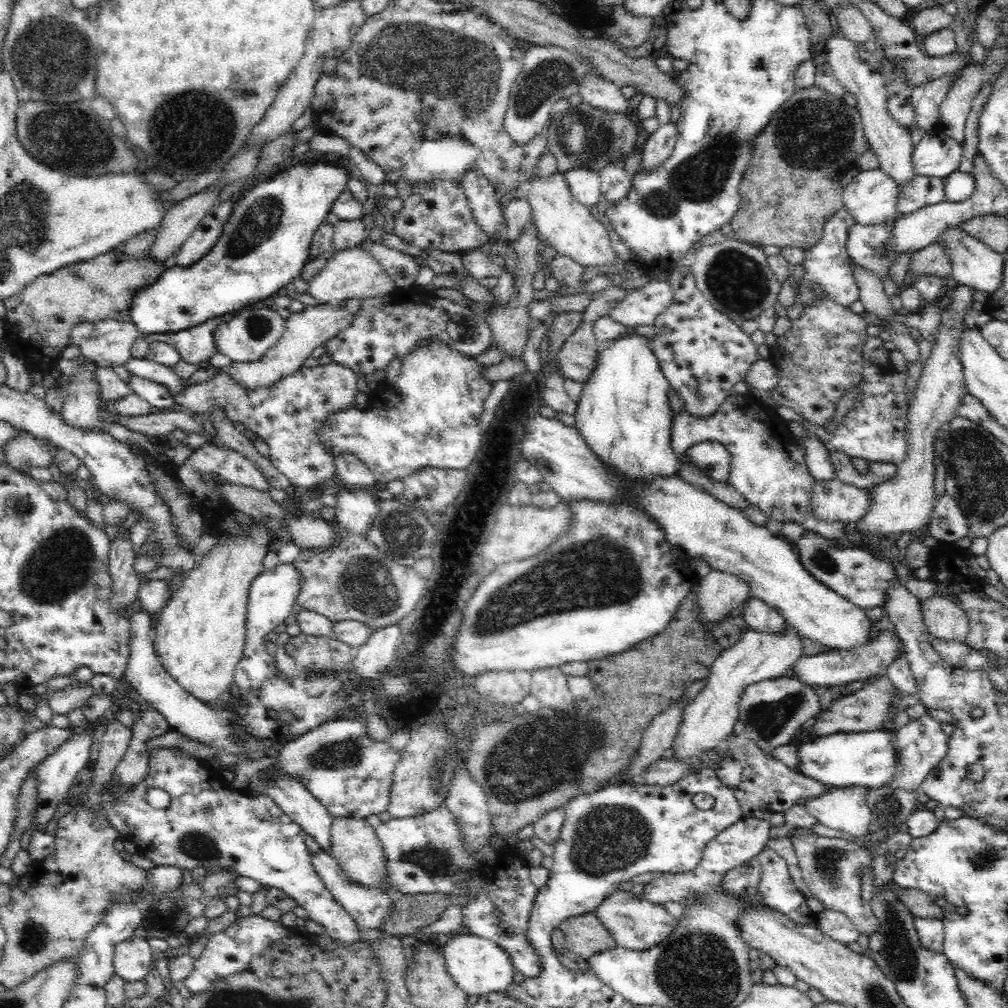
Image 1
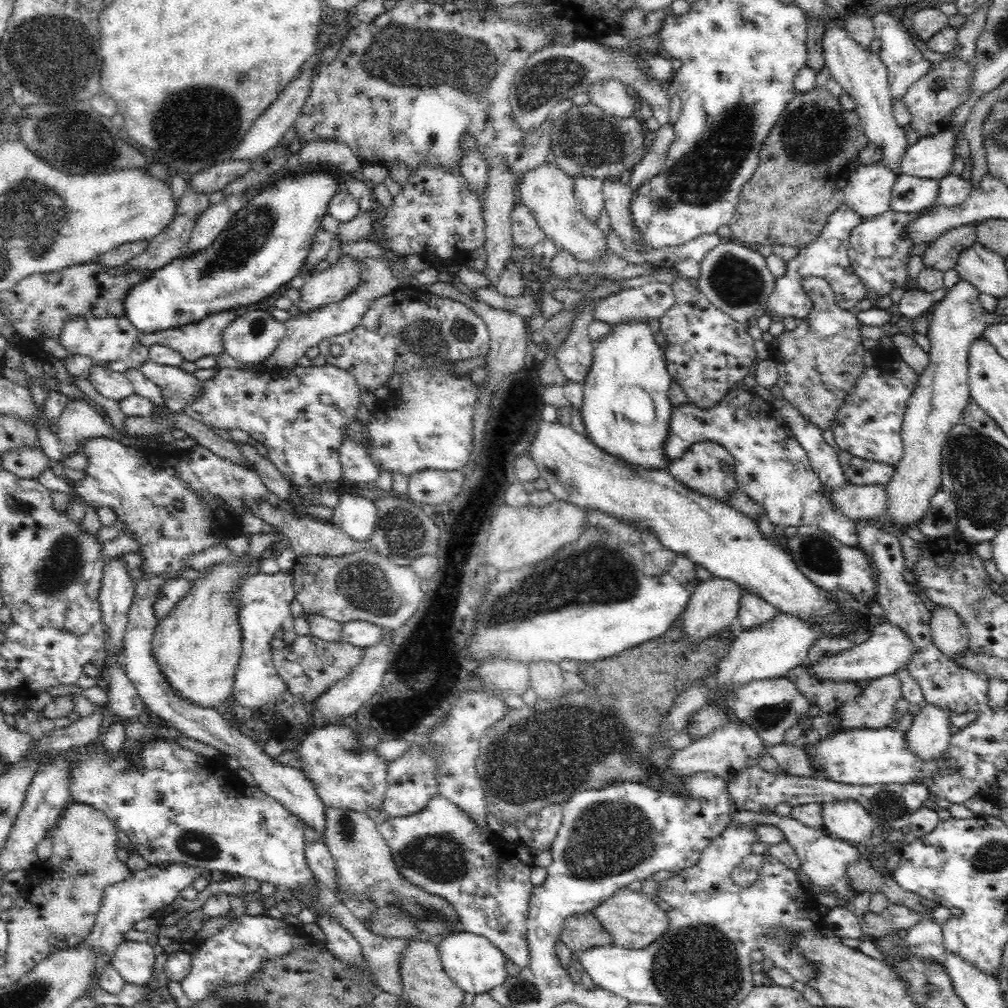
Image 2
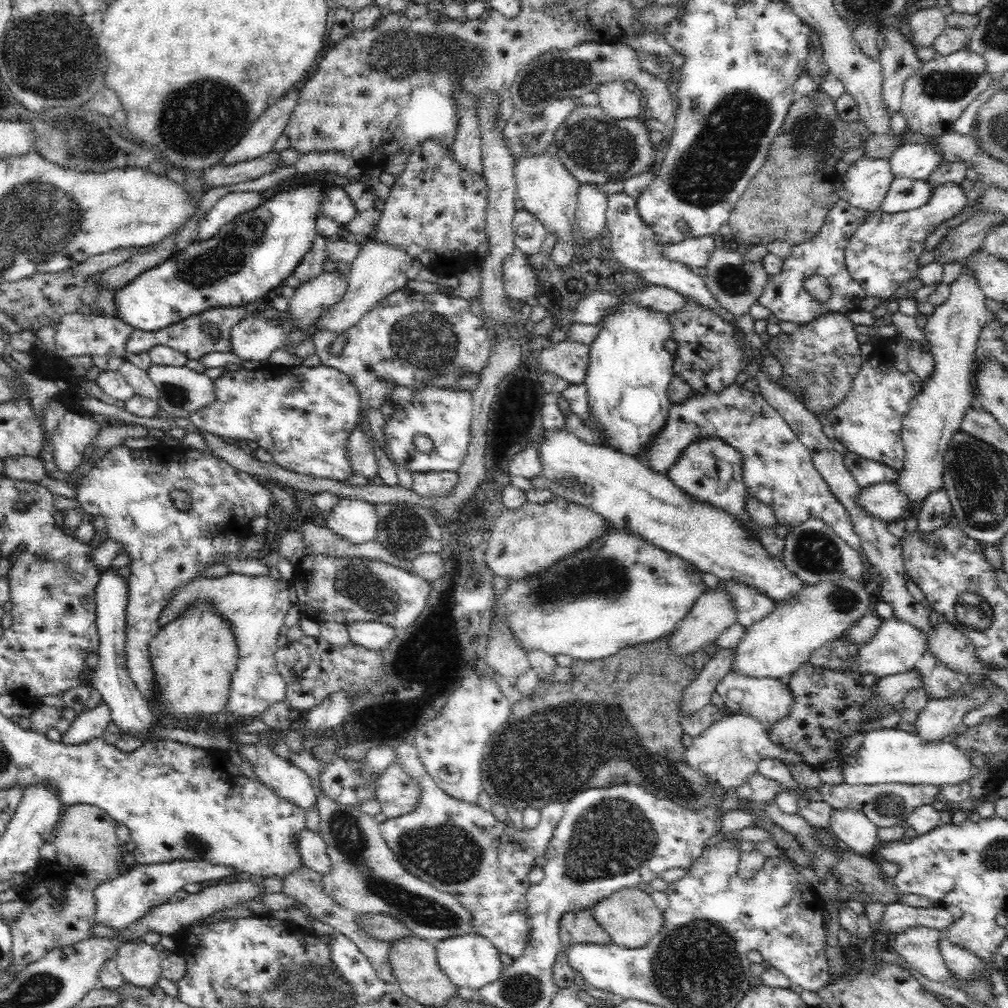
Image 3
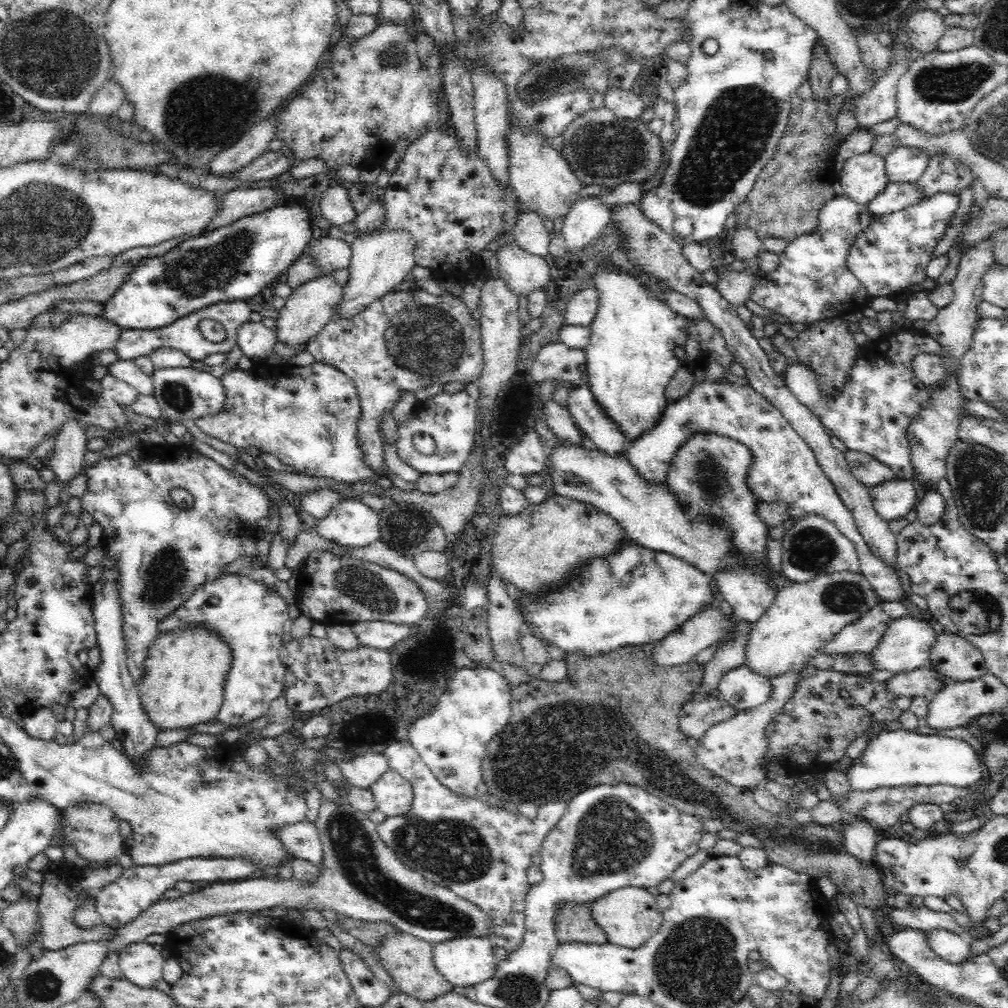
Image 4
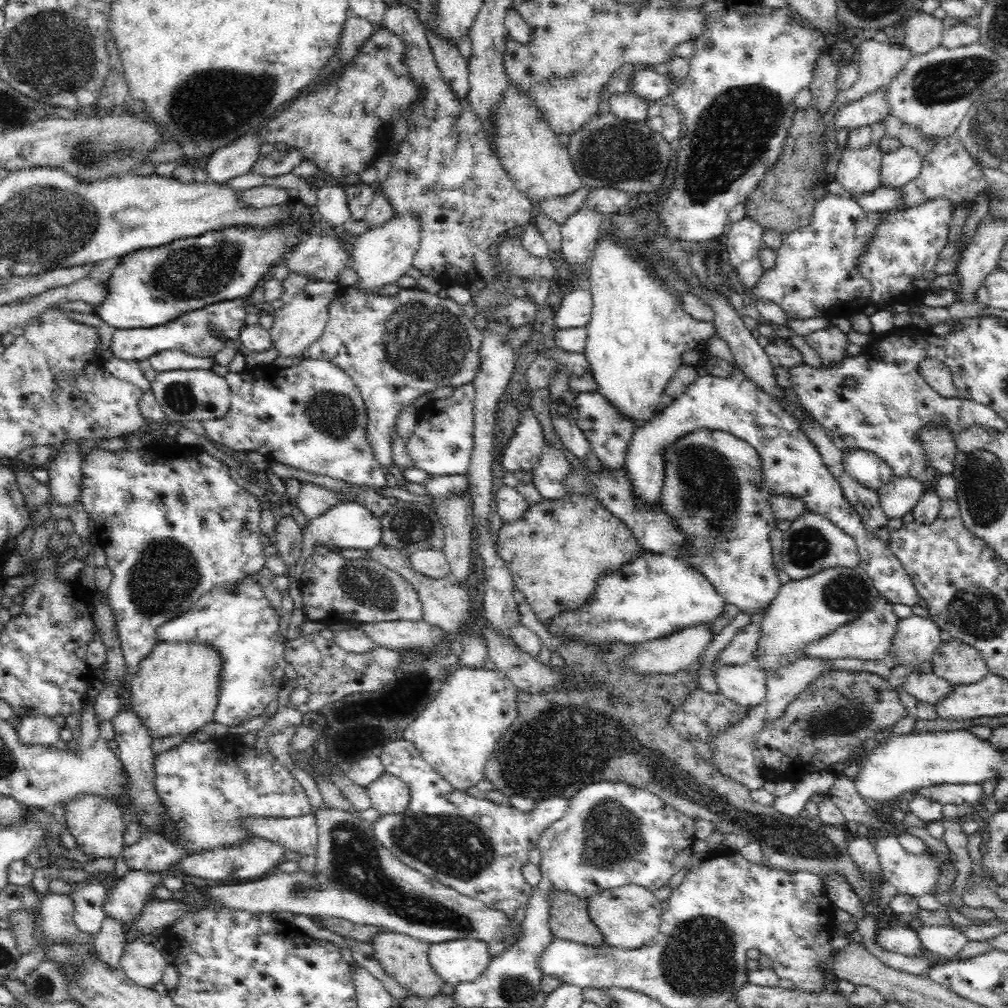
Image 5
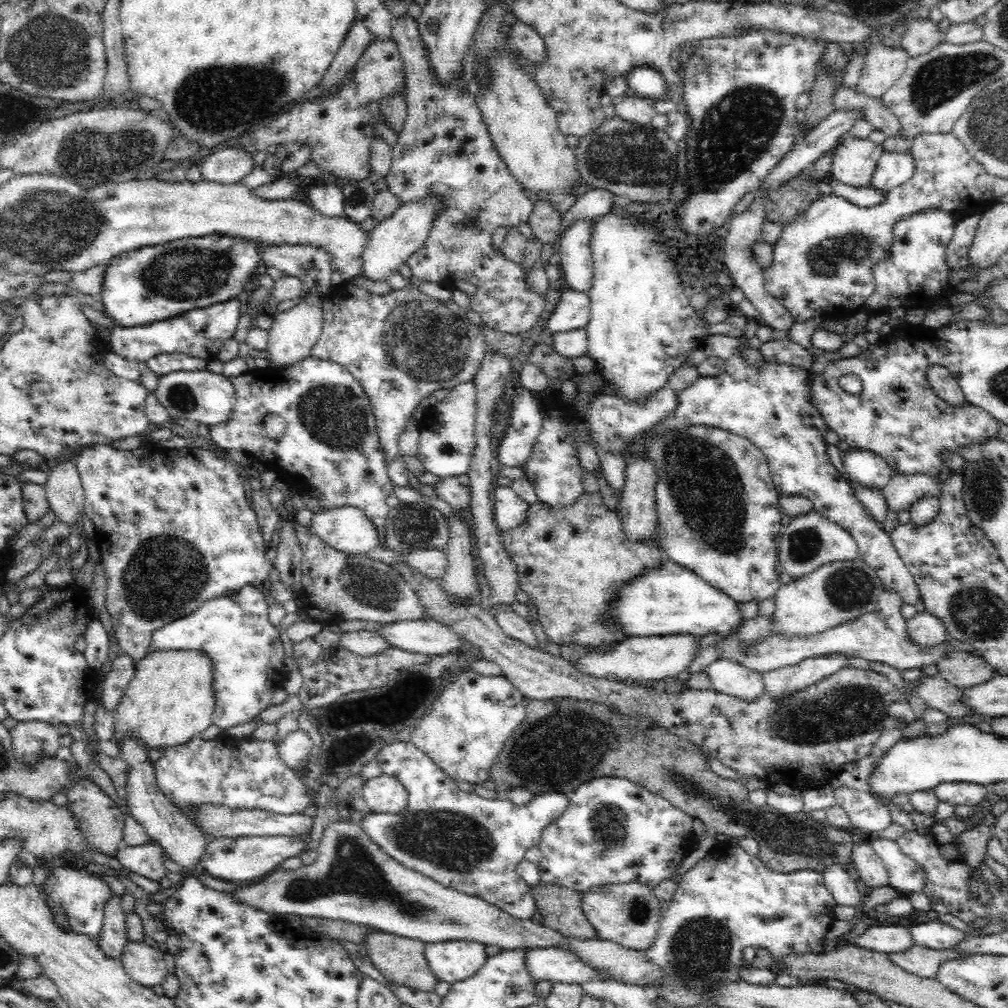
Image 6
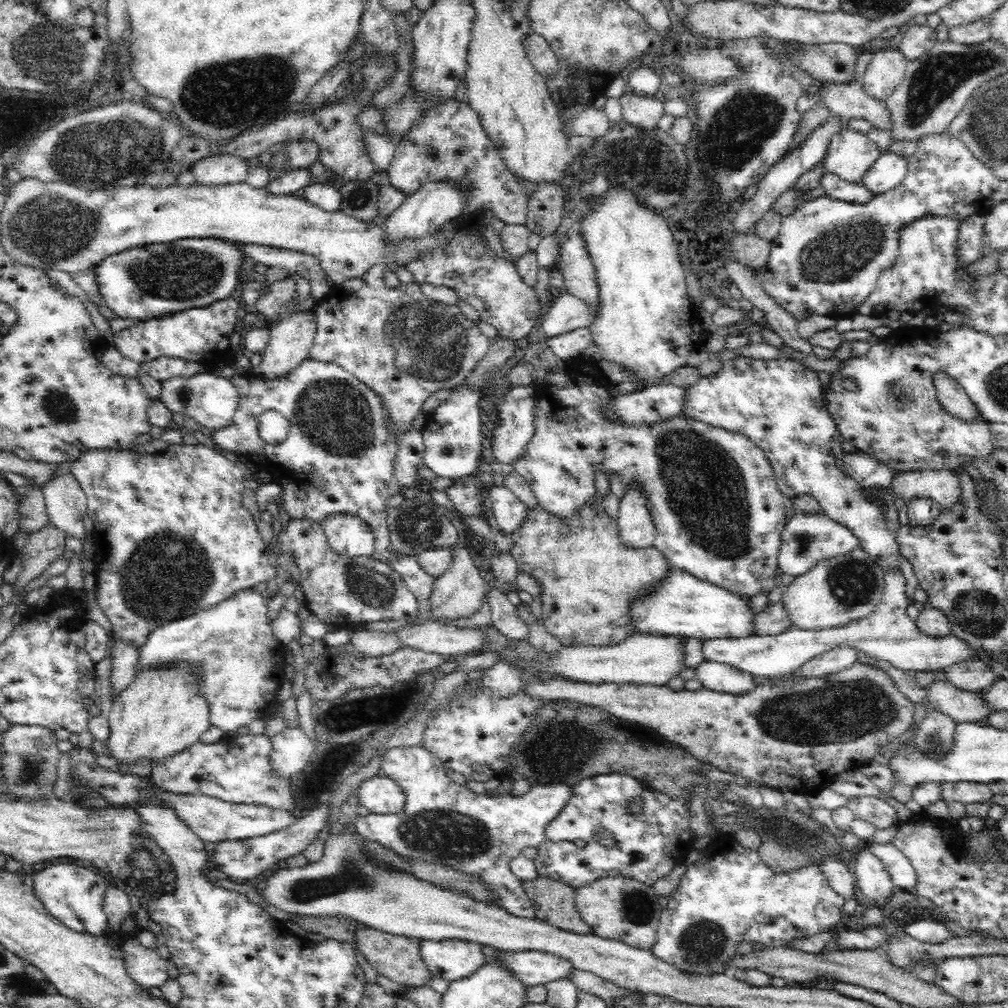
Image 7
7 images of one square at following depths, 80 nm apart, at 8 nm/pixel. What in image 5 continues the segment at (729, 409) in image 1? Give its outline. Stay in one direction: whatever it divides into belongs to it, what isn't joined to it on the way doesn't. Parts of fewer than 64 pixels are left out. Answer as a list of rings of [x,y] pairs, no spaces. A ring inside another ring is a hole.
[[[734,366],[732,374],[728,378],[718,378],[701,372],[697,380],[690,384],[684,392],[681,392],[680,396],[674,398],[668,407],[665,407],[659,415],[645,422],[636,430],[628,443],[626,460],[624,462],[625,476],[628,479],[628,485],[630,485],[633,504],[637,508],[643,508],[643,510],[648,510],[649,512],[652,512],[656,504],[659,504],[660,491],[662,484],[664,484],[664,465],[661,457],[662,448],[673,443],[677,438],[692,433],[699,428],[729,432],[736,436],[736,438],[745,440],[756,448],[760,459],[762,459],[764,481],[767,488],[772,491],[772,494],[783,494],[804,500],[806,511],[825,516],[856,541],[859,552],[859,565],[866,569],[868,574],[874,579],[874,584],[881,598],[890,599],[893,604],[905,604],[909,607],[921,604],[922,598],[918,594],[918,589],[916,589],[912,577],[904,569],[904,565],[892,553],[889,544],[884,539],[880,539],[880,536],[874,535],[874,532],[870,531],[867,525],[864,524],[862,515],[857,513],[856,509],[852,507],[852,503],[843,493],[841,483],[827,468],[827,464],[824,464],[823,456],[816,449],[816,445],[812,443],[808,432],[804,431],[804,422],[816,422],[816,420],[813,419],[812,414],[808,410],[804,409],[798,397],[795,385],[793,385],[792,368],[783,368],[782,366],[778,366],[778,368],[772,367],[772,379],[776,383],[775,388],[779,390],[776,396],[764,391],[755,381],[746,376],[738,366]]]

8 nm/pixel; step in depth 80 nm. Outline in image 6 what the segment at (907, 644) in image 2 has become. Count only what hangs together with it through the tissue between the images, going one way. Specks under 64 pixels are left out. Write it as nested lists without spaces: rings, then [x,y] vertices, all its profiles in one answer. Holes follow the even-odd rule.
[[[925,611],[908,619],[908,633],[922,645],[935,645],[944,641],[948,632],[938,616]]]

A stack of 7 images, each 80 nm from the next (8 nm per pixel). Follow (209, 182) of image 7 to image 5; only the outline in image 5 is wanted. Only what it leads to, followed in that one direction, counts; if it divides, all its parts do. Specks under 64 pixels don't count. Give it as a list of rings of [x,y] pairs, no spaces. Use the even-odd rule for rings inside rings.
[[[248,134],[234,143],[221,146],[209,156],[205,172],[211,182],[226,184],[252,170],[260,158],[260,141]]]

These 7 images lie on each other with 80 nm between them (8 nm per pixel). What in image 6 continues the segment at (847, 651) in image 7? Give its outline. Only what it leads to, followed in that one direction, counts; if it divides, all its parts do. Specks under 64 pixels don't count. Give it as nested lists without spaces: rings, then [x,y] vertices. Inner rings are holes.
[[[826,653],[822,656],[806,658],[796,666],[766,672],[762,675],[763,685],[772,697],[779,700],[782,695],[794,693],[824,677],[836,674],[846,664],[848,664],[848,655],[844,653]]]

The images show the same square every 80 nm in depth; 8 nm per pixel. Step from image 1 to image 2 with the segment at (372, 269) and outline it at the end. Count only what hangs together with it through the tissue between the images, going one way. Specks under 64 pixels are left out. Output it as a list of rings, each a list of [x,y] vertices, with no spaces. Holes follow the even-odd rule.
[[[341,256],[339,261],[334,265],[330,265],[328,269],[310,274],[305,278],[304,286],[300,288],[300,300],[295,303],[299,314],[306,316],[306,314],[310,314],[310,312],[318,310],[322,306],[340,302],[359,283],[358,273],[359,261],[354,262],[347,256]]]

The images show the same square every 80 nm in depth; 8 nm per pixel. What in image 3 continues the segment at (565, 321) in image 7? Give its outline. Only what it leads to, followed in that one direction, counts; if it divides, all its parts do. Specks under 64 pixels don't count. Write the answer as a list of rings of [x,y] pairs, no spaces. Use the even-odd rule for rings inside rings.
[[[606,291],[584,294],[584,298],[580,298],[574,306],[575,324],[596,325],[607,308],[615,304],[618,299],[617,296],[613,296],[613,293]]]

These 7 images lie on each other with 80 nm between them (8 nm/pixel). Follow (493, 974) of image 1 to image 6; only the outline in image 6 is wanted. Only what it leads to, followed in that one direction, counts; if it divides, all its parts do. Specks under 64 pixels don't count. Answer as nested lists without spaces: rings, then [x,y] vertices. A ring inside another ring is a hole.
[[[471,940],[425,943],[424,957],[438,981],[455,983],[478,972],[489,958],[485,945]]]

